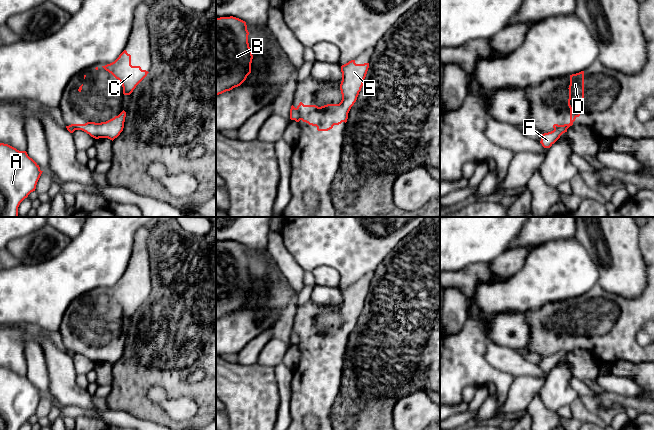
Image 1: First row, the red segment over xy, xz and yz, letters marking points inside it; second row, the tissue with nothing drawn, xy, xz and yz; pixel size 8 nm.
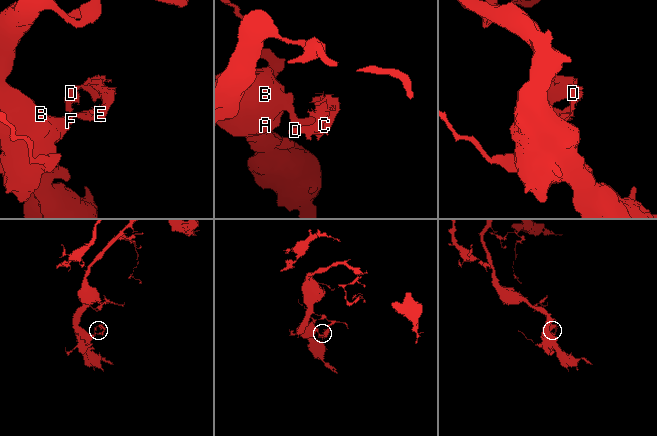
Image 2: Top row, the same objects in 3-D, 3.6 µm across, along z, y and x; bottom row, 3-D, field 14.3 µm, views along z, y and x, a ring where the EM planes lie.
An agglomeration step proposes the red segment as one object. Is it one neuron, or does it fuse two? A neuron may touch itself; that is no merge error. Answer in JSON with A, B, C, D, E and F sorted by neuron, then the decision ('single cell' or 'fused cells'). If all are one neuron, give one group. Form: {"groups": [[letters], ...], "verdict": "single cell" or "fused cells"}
{"groups": [["A", "B", "F"], ["C", "D", "E"]], "verdict": "fused cells"}

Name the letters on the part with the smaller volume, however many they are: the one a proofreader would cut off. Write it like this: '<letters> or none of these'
C, D, E

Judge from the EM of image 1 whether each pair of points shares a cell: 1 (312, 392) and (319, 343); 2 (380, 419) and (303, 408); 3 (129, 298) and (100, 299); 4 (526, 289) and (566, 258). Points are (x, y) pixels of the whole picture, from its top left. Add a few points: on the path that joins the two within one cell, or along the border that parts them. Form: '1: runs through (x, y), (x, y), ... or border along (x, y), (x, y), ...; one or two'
1: runs through (316, 380), (319, 372), (319, 355); one
2: border along (339, 390), (331, 408), (330, 419); two
3: runs through (122, 299), (107, 299); one
4: runs through (536, 284), (556, 268); one

